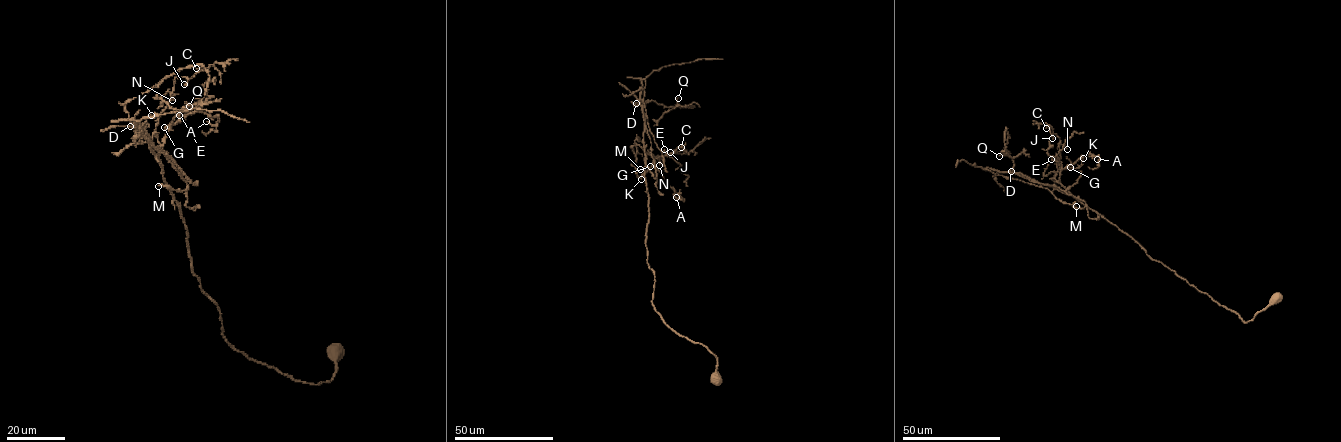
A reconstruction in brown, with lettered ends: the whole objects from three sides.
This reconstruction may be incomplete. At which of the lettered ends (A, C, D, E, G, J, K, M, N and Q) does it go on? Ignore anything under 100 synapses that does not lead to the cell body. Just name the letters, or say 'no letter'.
no letter

